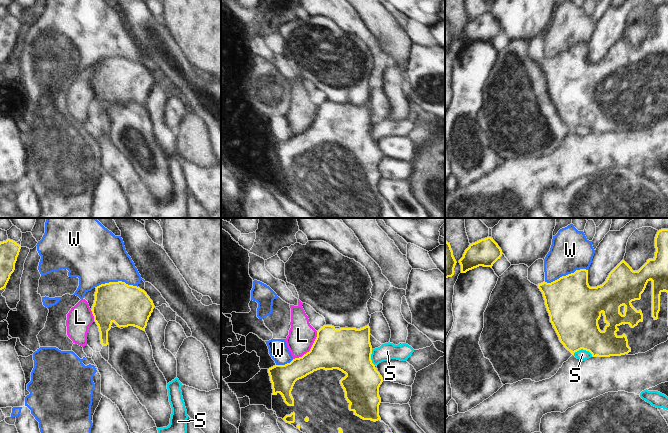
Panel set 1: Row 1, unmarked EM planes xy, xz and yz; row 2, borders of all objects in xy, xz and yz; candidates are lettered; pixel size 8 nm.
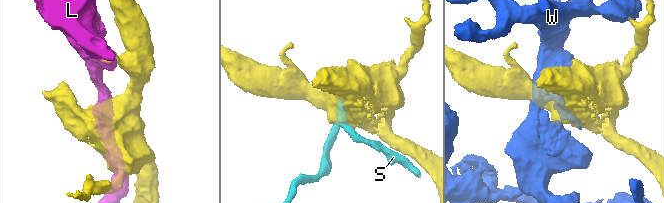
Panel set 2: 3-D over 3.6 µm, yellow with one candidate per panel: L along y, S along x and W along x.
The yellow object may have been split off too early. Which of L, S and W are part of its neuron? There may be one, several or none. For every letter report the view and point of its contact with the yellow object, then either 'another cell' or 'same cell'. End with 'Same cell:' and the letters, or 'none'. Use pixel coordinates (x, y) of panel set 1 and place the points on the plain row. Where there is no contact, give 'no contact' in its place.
L: contact xz (310, 125); another cell
S: contact yz (583, 125); another cell
W: contact xy (115, 58); another cell
Same cell: none

